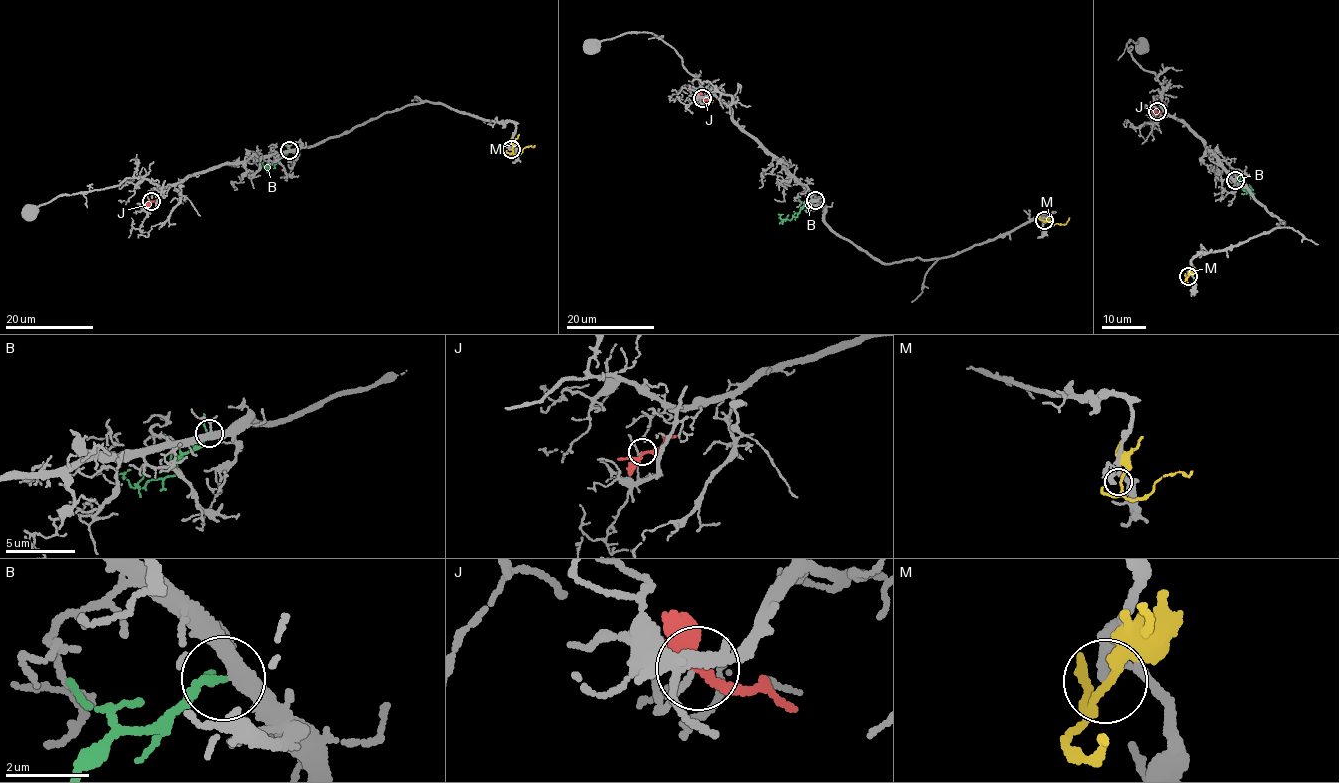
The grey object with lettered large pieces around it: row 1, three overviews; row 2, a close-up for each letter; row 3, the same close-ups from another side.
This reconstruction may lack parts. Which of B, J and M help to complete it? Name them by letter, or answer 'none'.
B

